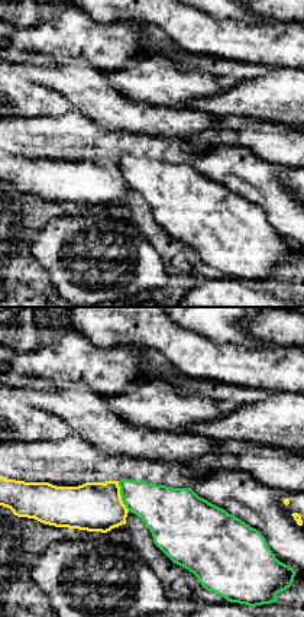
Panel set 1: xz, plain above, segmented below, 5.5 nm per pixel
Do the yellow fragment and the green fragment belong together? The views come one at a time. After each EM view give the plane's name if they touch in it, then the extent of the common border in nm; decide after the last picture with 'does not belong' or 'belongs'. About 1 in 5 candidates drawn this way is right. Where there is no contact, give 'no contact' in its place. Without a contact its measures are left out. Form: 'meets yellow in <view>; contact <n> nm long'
meets yellow in xz; contact 180 nm long

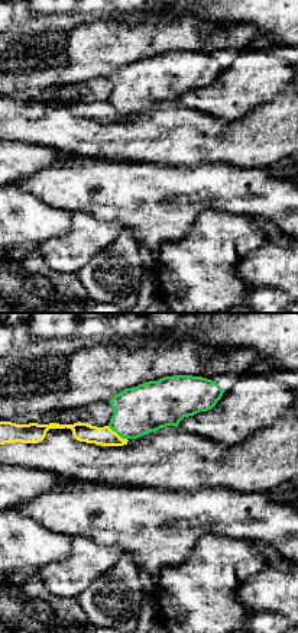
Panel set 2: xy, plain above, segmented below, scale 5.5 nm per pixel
meets yellow in xy; contact 130 nm long

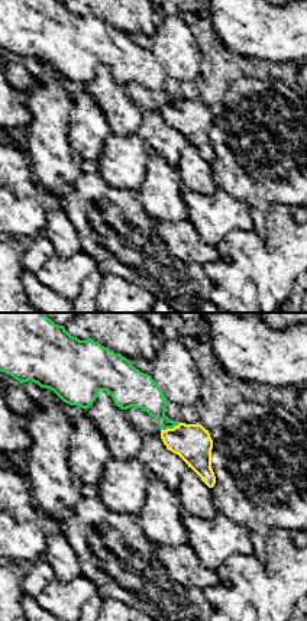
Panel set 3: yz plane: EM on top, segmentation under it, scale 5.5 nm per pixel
meets yellow in yz; contact 120 nm long

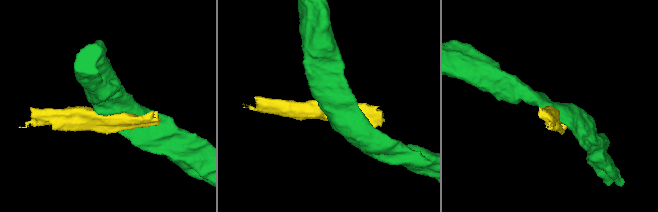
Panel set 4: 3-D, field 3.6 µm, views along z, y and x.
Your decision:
does not belong

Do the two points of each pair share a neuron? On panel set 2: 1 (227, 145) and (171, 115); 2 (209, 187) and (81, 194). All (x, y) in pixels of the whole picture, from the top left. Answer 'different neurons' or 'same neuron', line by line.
1: same neuron
2: same neuron

